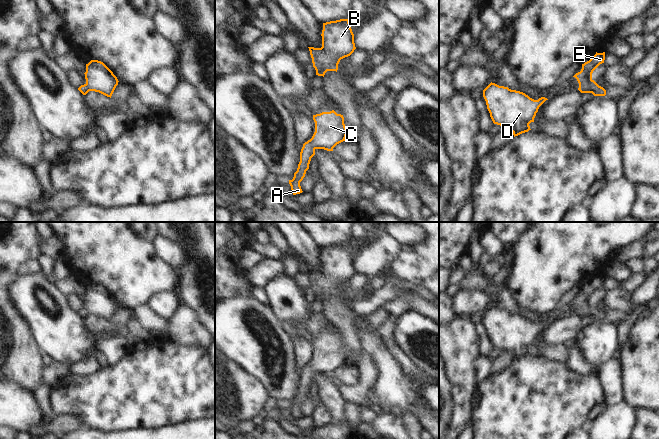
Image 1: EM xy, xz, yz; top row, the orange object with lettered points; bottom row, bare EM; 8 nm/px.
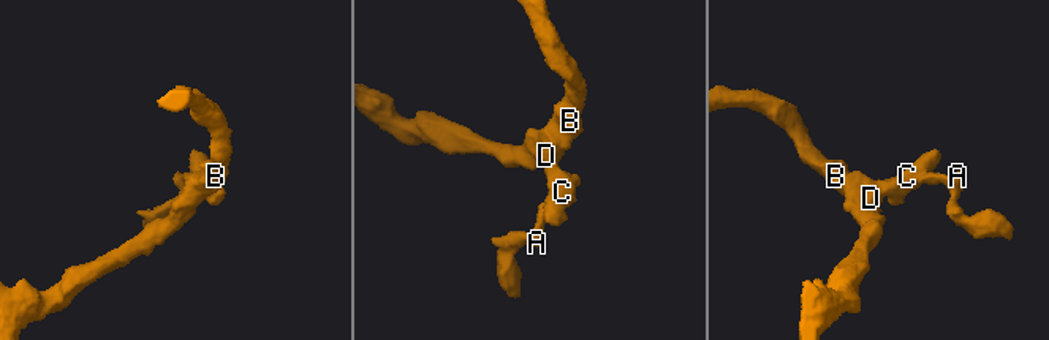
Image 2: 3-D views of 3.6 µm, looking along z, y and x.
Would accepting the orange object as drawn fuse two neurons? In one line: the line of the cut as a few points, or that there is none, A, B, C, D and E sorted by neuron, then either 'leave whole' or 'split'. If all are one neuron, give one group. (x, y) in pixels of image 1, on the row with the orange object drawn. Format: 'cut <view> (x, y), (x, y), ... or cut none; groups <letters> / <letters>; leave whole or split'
cut none; groups A B C D E; leave whole

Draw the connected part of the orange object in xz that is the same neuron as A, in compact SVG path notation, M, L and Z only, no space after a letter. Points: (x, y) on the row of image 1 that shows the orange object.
M334 110L313 115L315 132L310 140L303 144L300 152L300 162L292 180L289 180L293 195L302 193L300 182L309 169L311 158L315 155L316 149L333 151L333 148L345 141L347 131L344 124L344 117Z

